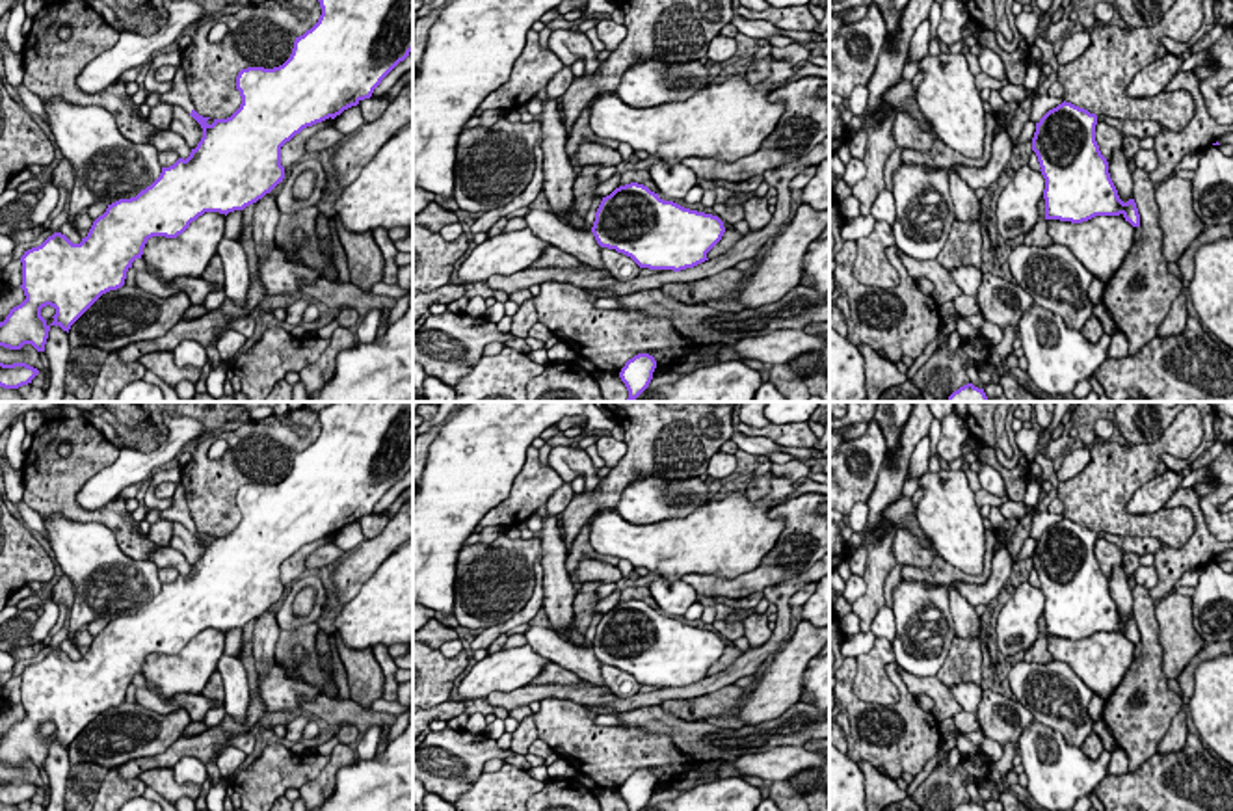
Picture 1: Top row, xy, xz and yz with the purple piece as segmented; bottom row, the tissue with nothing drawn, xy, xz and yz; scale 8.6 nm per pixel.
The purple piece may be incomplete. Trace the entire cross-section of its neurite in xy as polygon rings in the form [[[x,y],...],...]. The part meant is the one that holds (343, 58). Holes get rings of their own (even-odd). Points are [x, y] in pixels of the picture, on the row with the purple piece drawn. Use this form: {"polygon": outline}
{"polygon": [[[318,0],[322,15],[296,37],[290,58],[273,69],[247,67],[236,76],[242,104],[227,119],[212,125],[195,112],[186,73],[177,67],[173,87],[160,102],[182,106],[203,128],[190,156],[162,167],[160,177],[136,197],[108,205],[87,236],[73,244],[54,233],[41,246],[24,251],[22,285],[26,299],[0,322],[0,346],[20,350],[32,344],[45,352],[48,331],[71,326],[106,292],[125,285],[126,272],[152,236],[177,238],[205,212],[244,210],[270,193],[285,179],[281,147],[303,128],[335,119],[344,110],[370,99],[381,80],[413,50],[413,0]]]}

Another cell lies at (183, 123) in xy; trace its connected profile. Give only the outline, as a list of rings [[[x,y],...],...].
[[[177,104],[173,108],[173,121],[169,128],[180,134],[190,149],[195,149],[203,138],[201,125],[182,106]]]

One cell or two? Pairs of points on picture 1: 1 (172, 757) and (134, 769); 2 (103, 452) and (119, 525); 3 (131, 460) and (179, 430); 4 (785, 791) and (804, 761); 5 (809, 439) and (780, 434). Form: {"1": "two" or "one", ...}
{"1": "one", "2": "one", "3": "one", "4": "two", "5": "one"}

